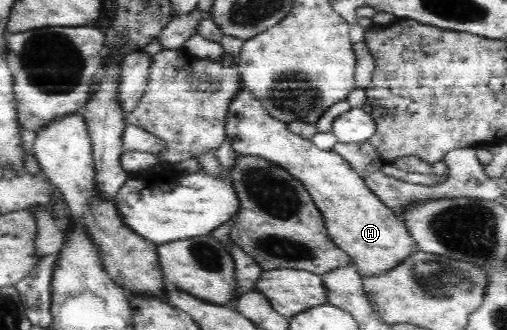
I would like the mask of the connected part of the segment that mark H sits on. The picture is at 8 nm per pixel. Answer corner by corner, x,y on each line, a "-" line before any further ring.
243,85
229,107
226,126
225,137
236,152
266,158
306,187
323,214
324,225
333,243
350,256
361,276
386,274
410,254
418,252
418,245
404,221
372,192
344,157
334,150
320,150
311,140
288,130
287,123
269,116
261,102

